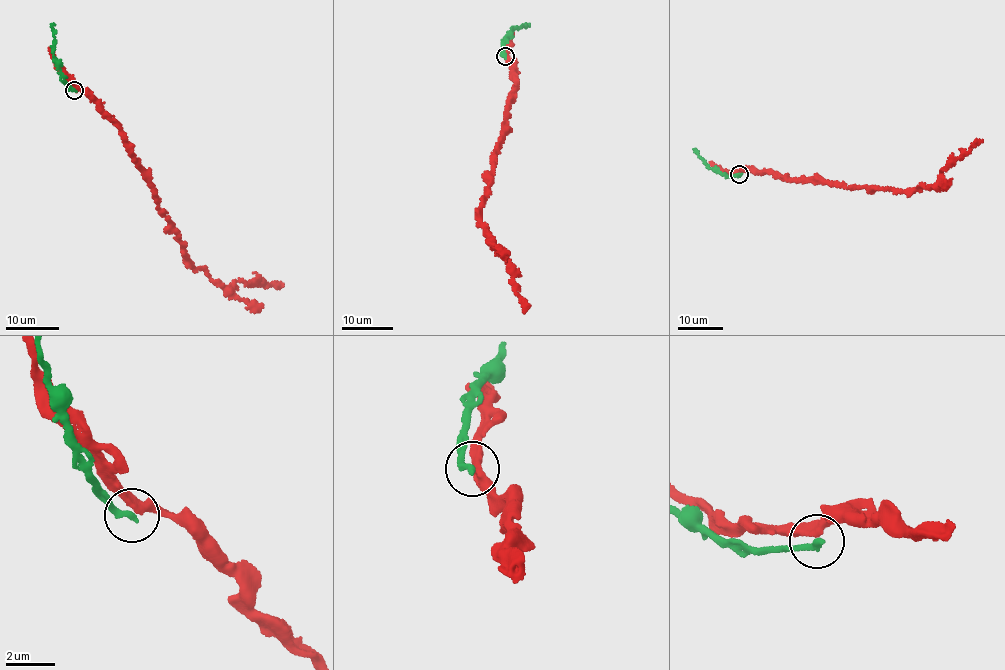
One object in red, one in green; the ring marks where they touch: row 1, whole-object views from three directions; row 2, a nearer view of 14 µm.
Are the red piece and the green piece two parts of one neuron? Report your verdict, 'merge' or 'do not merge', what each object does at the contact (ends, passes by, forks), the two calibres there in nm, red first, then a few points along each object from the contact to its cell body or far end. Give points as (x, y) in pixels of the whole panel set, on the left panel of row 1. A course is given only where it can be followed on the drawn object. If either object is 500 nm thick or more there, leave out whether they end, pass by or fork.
do not merge; red passes by; green ends; calibres 380 and 280 nm; course red (75, 89), (94, 99), (120, 127), (125, 144), (184, 245), (187, 258), (224, 288), (238, 281), (280, 287); course green (74, 89), (64, 82), (53, 54), (51, 23)

